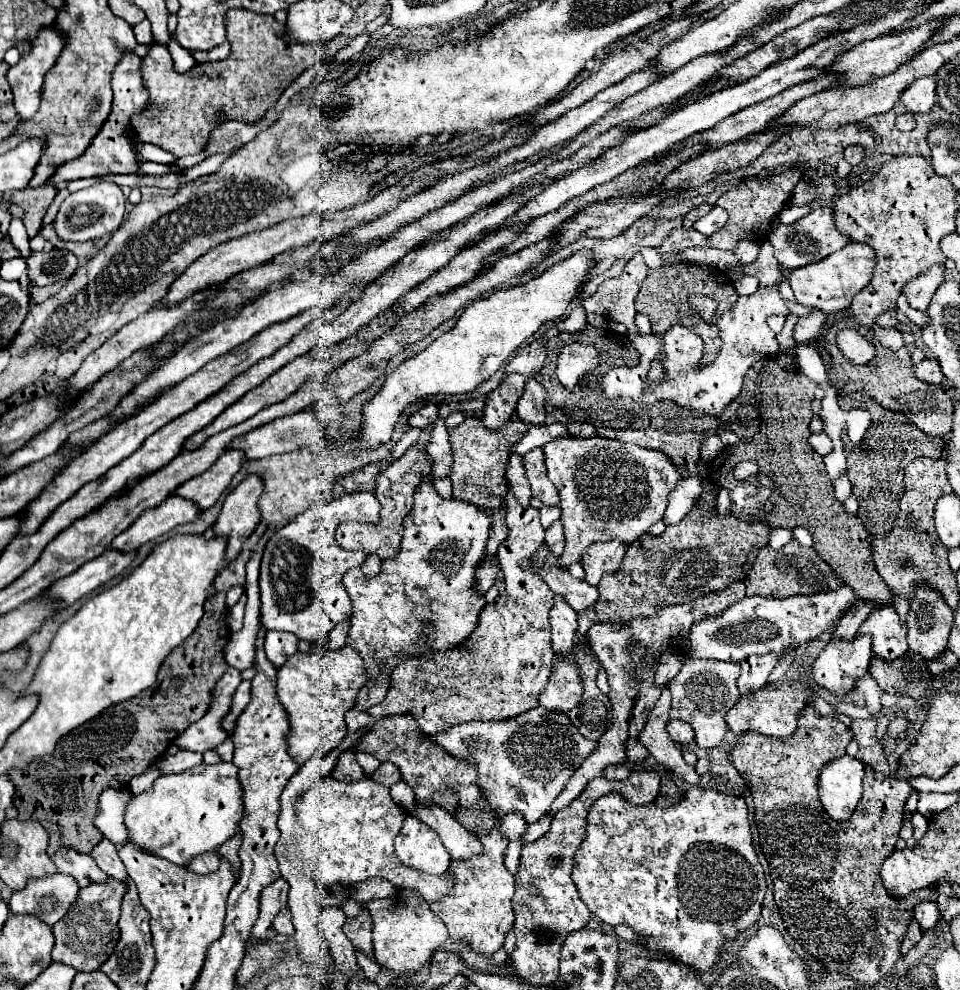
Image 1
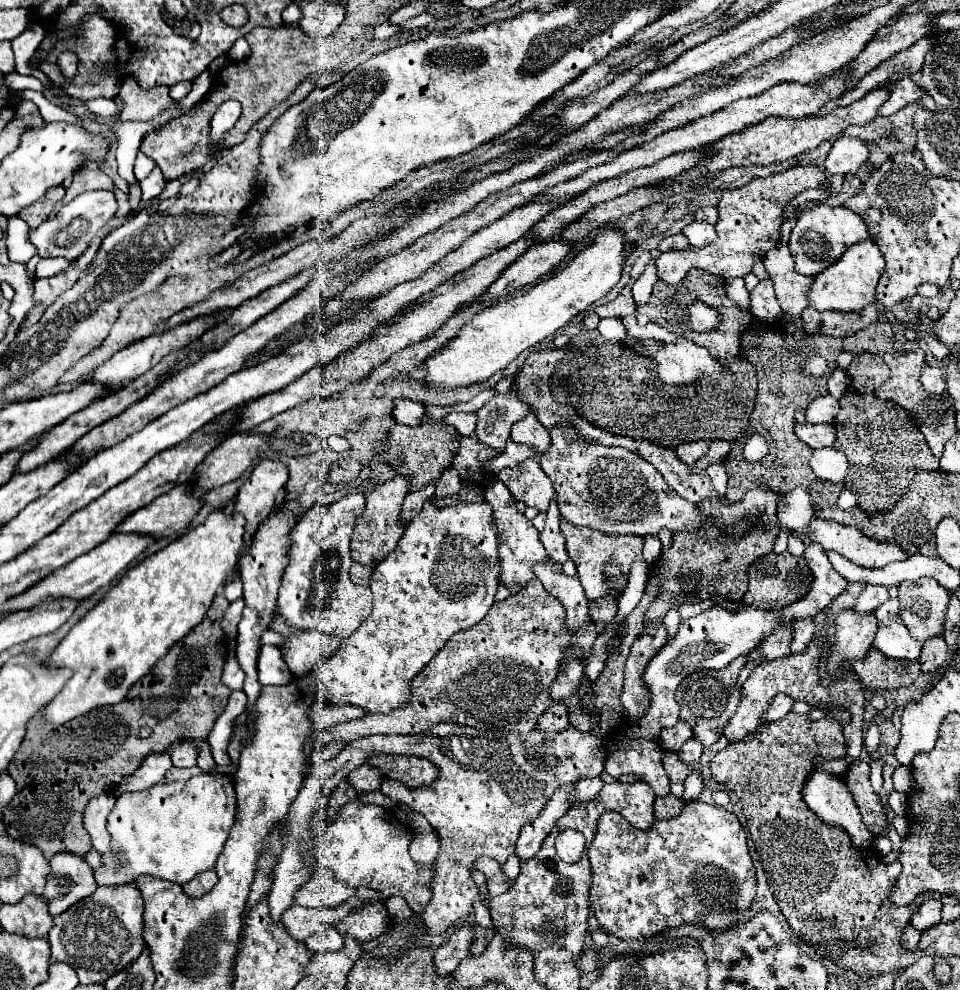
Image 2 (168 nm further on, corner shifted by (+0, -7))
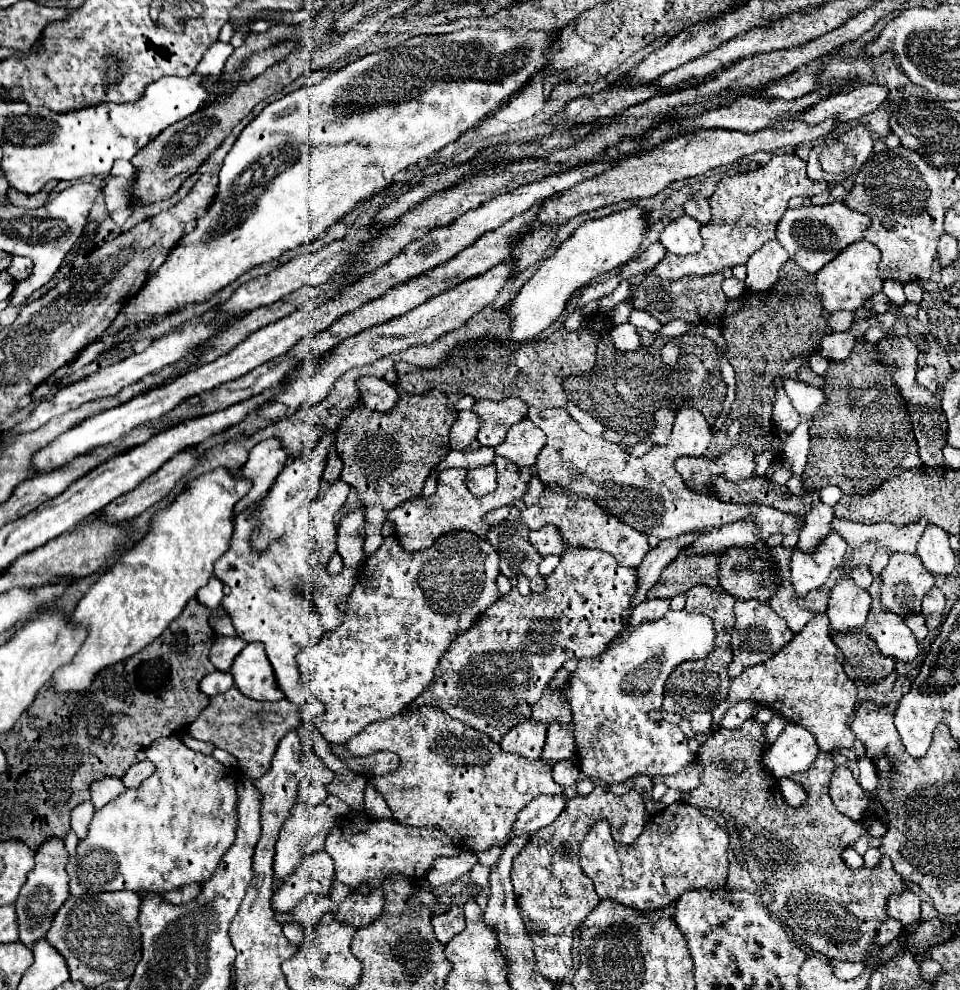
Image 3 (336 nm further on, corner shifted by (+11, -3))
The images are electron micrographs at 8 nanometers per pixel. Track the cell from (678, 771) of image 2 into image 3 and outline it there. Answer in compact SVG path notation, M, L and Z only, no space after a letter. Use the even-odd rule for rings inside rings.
M692 761L688 763L682 773L676 773L676 775L658 775L652 779L654 785L658 783L664 783L672 789L678 789L678 791L692 791L700 785L700 767Z

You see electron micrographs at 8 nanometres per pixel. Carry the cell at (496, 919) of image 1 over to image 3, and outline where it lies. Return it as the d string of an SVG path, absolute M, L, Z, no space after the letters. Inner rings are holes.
M420 707L410 715L396 715L386 721L370 723L358 735L344 743L346 751L354 757L370 755L372 749L388 749L400 757L400 767L396 773L372 778L374 789L386 799L388 807L392 809L394 819L404 825L416 827L434 827L444 831L456 849L468 851L488 851L494 845L504 845L512 825L516 823L518 813L538 795L560 795L564 787L558 785L552 777L552 767L548 761L540 759L526 759L516 753L508 753L482 731L476 731L462 721L452 719L438 707Z

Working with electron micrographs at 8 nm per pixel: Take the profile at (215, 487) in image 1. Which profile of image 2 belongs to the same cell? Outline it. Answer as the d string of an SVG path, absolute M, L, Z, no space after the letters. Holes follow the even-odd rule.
M177 485L177 489L153 499L149 505L125 517L125 521L117 525L117 533L141 533L155 539L169 537L185 529L199 507L201 499L191 491L191 485Z

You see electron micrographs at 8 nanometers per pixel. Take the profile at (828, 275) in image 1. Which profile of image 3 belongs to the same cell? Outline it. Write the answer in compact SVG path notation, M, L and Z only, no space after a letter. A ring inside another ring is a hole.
M866 239L858 241L858 245L848 245L846 249L842 249L842 253L838 253L838 257L830 261L826 269L820 269L816 273L816 289L818 289L818 299L822 307L826 311L860 309L866 299L882 291L882 279L878 277L878 271L876 271L878 263L880 263L880 251L876 245L872 245Z

